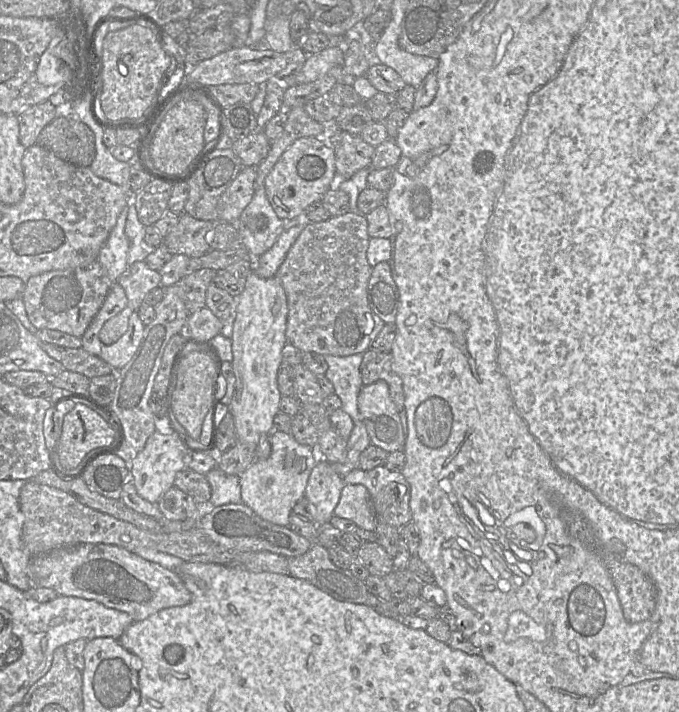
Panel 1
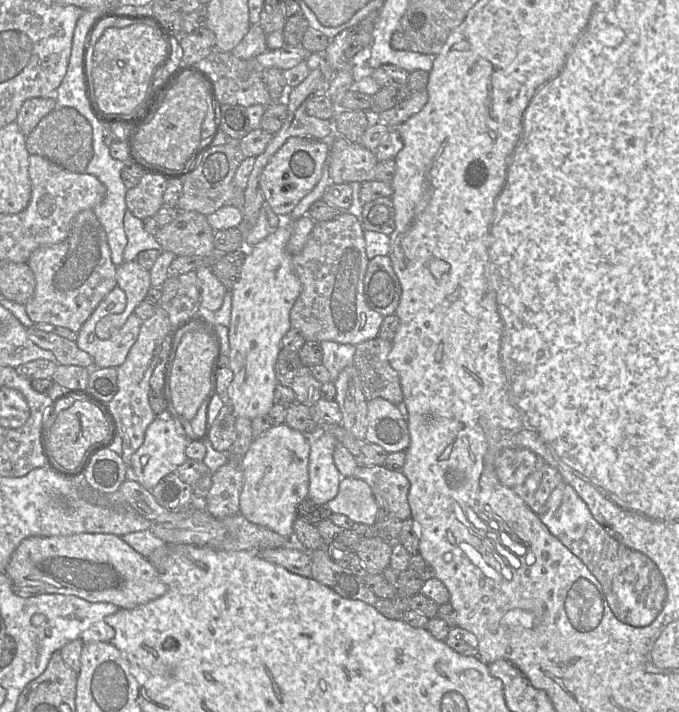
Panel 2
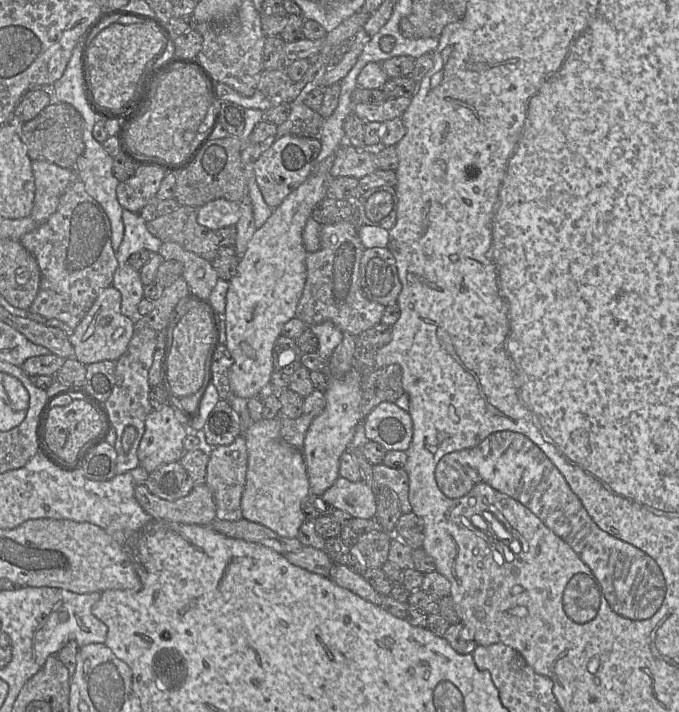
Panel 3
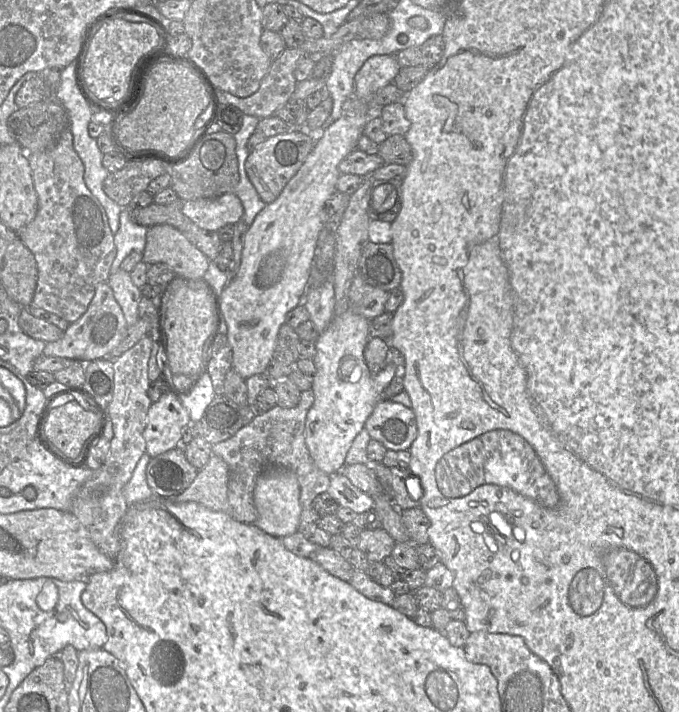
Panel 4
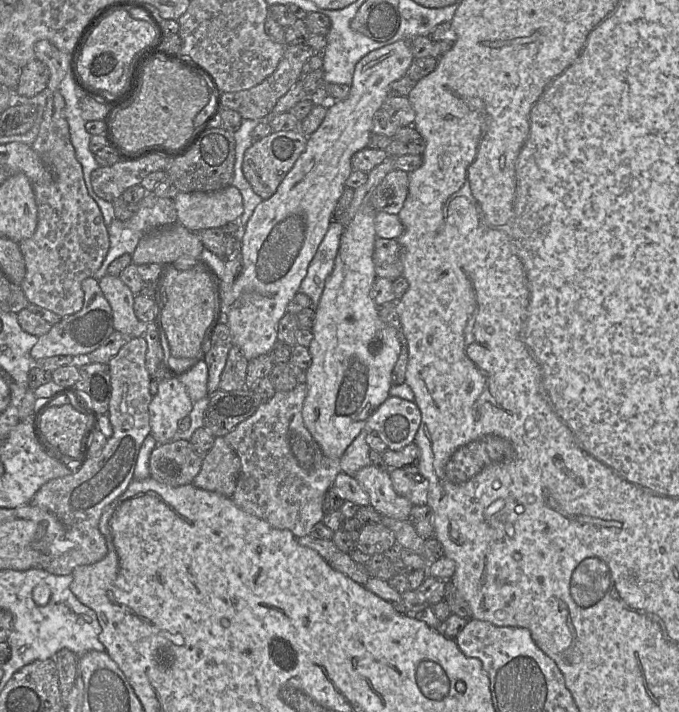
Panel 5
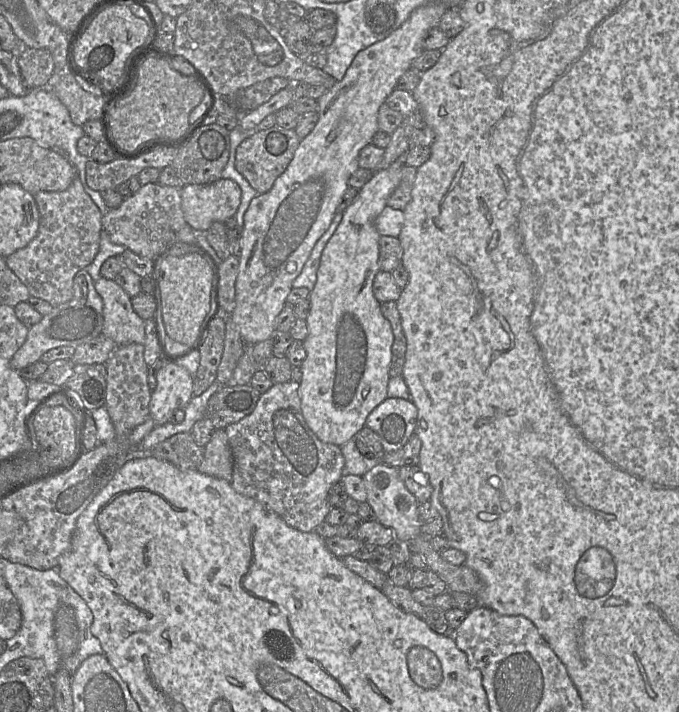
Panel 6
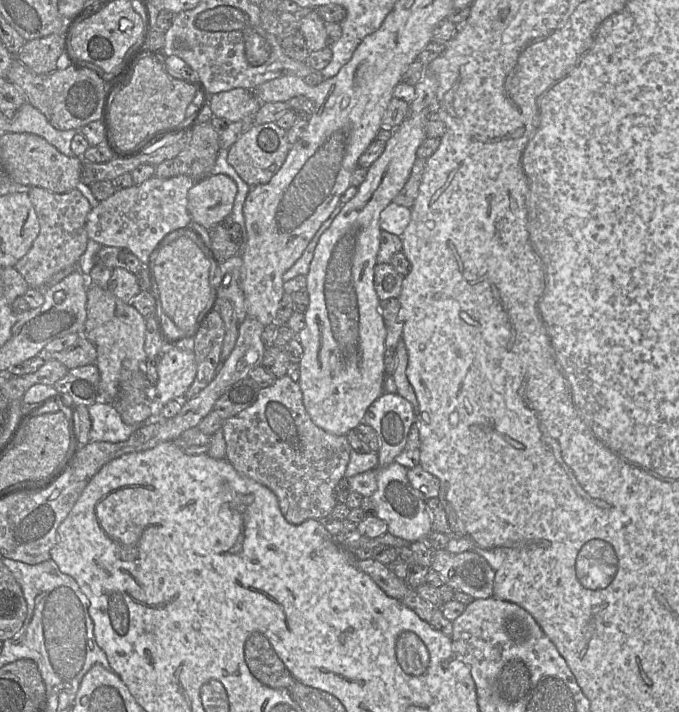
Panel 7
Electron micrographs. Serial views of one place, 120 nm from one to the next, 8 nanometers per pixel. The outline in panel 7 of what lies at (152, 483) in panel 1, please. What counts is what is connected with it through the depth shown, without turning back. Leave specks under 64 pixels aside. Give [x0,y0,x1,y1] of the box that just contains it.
[152,348,197,414]

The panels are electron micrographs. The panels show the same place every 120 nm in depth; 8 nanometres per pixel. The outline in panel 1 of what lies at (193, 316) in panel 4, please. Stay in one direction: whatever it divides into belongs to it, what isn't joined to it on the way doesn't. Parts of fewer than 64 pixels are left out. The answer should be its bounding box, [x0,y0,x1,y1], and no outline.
[172,345,221,440]

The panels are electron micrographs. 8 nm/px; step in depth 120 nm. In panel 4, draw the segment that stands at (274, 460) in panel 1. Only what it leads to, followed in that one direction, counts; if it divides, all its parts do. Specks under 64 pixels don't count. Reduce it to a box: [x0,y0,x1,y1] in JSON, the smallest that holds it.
[253,468,302,539]

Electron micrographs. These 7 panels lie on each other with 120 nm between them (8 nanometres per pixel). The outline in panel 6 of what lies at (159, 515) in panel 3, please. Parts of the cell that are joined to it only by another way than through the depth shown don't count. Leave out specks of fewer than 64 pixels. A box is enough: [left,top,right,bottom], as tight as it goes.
[197,429,233,482]

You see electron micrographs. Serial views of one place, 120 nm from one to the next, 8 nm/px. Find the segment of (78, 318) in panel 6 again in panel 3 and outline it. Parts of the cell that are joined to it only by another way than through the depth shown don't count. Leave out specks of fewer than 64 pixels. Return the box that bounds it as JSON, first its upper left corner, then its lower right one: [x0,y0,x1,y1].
[69,286,134,365]

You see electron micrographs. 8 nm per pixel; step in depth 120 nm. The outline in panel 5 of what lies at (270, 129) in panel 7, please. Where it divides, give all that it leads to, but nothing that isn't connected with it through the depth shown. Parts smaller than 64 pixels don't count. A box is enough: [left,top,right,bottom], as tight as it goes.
[242,129,308,200]

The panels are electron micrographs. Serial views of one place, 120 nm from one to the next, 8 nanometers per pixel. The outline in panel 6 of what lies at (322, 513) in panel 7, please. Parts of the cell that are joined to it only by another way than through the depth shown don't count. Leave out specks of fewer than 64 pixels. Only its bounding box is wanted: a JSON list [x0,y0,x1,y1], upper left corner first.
[225,380,344,532]

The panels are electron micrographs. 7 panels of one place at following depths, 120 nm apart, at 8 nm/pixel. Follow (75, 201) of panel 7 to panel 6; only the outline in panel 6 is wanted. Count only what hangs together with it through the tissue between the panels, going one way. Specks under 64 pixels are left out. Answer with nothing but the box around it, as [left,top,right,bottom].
[5,175,102,307]

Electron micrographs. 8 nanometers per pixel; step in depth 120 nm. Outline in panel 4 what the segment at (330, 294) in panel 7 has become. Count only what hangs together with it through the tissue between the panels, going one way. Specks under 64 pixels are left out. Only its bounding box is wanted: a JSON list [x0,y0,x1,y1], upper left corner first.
[305,308,396,475]

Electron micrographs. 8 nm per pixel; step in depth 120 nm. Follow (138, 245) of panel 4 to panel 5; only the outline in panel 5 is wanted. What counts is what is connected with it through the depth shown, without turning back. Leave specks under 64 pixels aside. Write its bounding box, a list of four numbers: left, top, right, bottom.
[93,219,143,280]

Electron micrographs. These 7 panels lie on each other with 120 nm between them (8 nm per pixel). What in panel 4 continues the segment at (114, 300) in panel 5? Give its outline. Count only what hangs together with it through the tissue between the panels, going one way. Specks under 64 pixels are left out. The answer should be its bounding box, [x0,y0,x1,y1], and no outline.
[106,269,142,325]

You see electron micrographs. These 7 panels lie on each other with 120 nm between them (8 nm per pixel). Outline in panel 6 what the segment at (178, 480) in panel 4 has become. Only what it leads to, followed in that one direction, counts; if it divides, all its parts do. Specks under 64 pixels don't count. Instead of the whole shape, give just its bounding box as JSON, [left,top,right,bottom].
[150,432,204,470]

